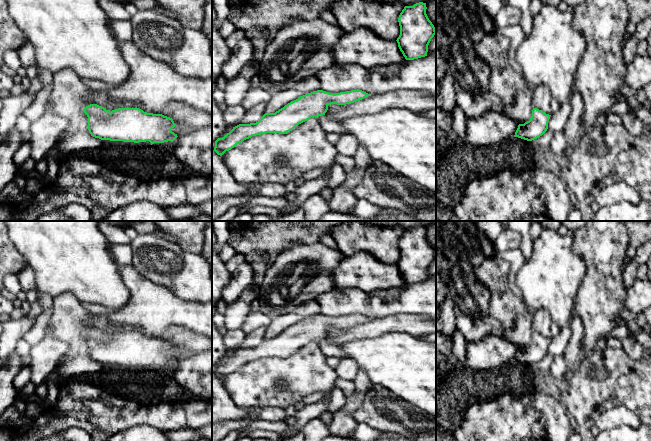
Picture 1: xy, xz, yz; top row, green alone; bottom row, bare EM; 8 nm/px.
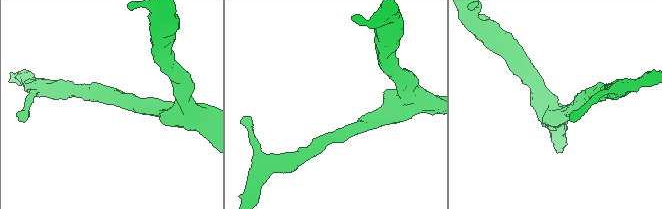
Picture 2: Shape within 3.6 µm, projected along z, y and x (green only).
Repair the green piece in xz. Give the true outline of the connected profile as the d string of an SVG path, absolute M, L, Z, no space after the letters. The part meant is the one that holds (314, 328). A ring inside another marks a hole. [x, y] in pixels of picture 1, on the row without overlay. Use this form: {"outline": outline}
{"outline": "M323 314L313 315L291 325L275 337L265 337L256 347L239 348L223 362L215 365L214 375L222 380L237 368L252 360L292 355L299 348L311 341L325 339L331 328L346 329L370 320L362 314L351 314L340 317L329 317Z"}

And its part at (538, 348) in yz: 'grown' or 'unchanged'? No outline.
unchanged

